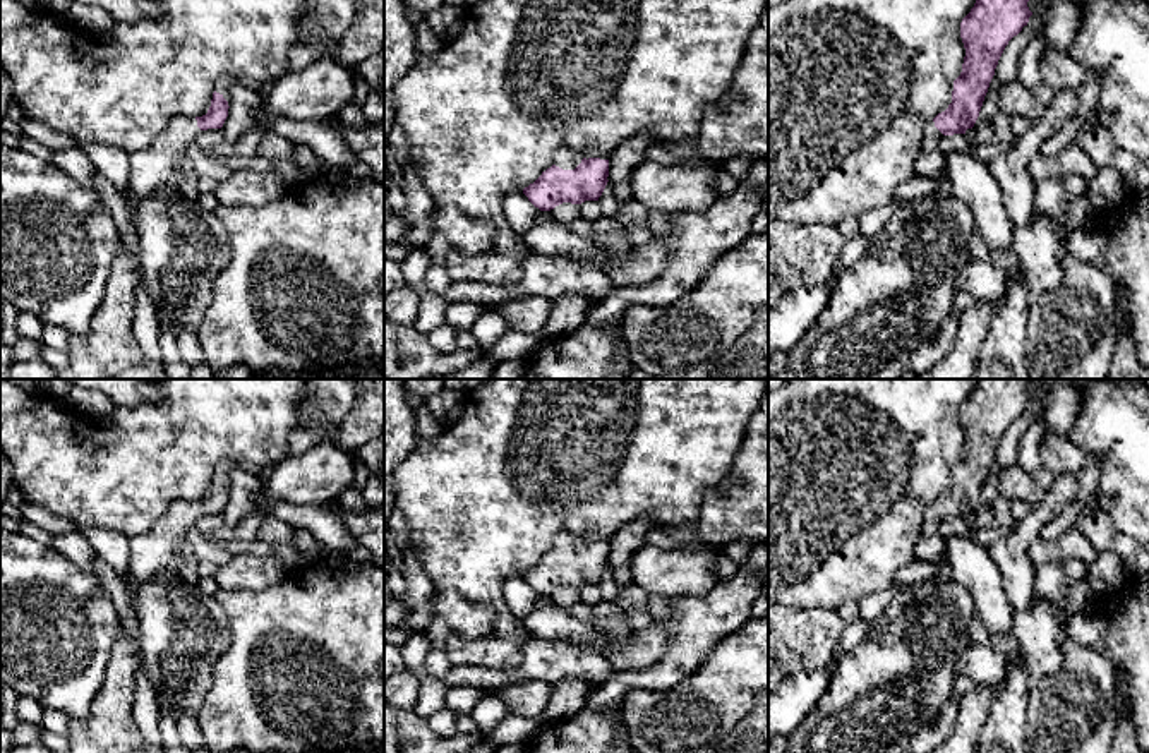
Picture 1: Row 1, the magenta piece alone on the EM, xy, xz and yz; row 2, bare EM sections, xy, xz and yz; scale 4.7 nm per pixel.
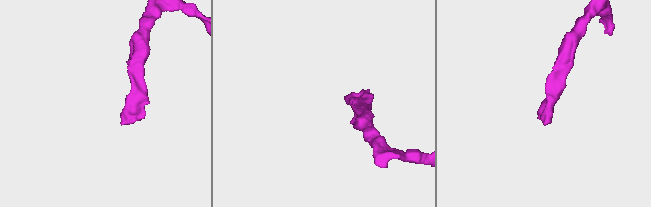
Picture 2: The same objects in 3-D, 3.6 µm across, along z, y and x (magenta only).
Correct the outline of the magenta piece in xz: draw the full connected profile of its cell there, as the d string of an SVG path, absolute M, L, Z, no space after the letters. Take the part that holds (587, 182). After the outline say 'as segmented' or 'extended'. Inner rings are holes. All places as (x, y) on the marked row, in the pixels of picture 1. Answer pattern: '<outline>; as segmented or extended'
M571 149L554 153L554 165L523 189L528 201L540 211L562 202L581 204L599 201L609 177L609 156L581 158Z; extended

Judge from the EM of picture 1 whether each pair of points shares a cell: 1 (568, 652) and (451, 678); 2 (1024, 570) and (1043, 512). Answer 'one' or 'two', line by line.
1: one
2: one

